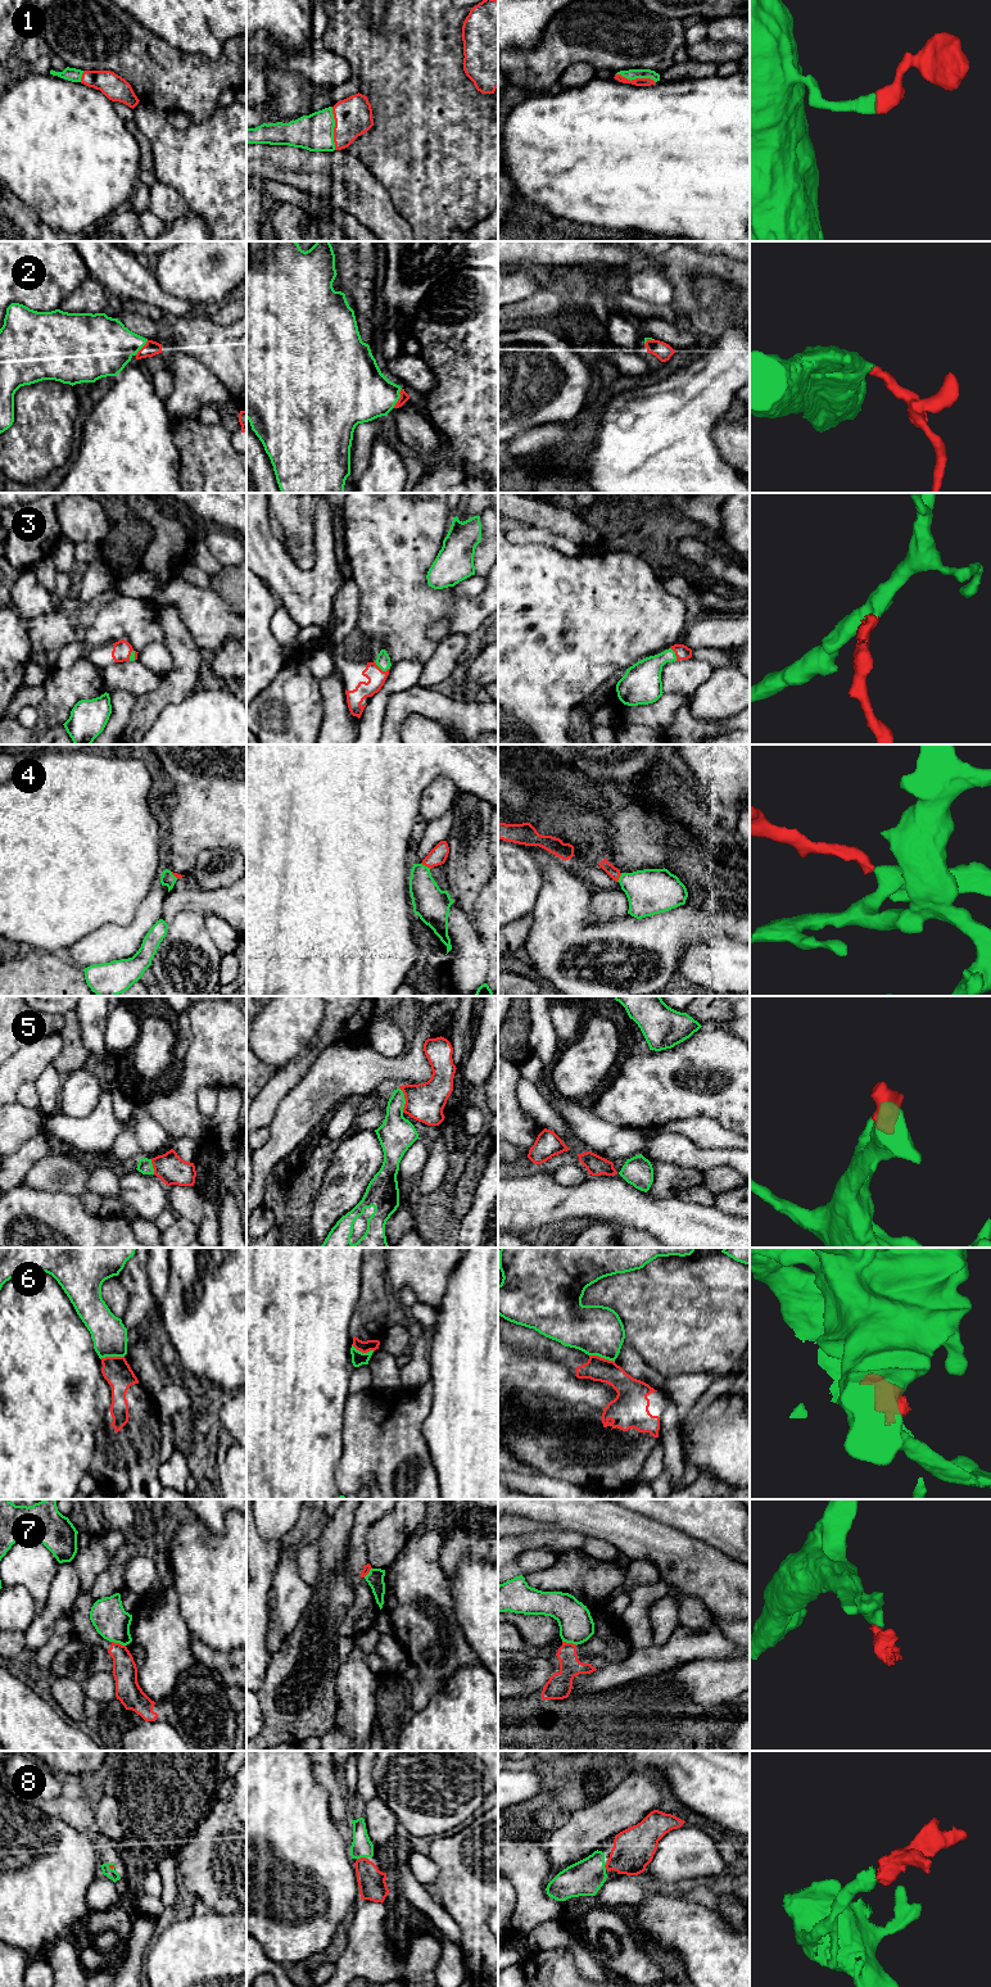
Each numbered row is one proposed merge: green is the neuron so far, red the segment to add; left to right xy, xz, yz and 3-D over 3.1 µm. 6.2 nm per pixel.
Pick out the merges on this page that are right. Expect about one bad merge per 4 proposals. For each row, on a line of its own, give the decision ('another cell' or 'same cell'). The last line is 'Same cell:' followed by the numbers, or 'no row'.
1: same cell
2: same cell
3: same cell
4: same cell
5: same cell
6: another cell
7: another cell
8: same cell
Same cell: 1, 2, 3, 4, 5, 8

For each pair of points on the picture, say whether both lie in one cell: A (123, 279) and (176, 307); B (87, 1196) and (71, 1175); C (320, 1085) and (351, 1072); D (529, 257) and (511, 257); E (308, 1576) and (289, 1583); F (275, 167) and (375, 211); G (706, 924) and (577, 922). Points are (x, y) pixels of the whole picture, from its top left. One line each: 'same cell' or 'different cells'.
A: same cell
B: different cells
C: same cell
D: same cell
E: different cells
F: same cell
G: same cell

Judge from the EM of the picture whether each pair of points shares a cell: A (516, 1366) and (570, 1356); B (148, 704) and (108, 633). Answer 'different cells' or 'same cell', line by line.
A: different cells
B: different cells

